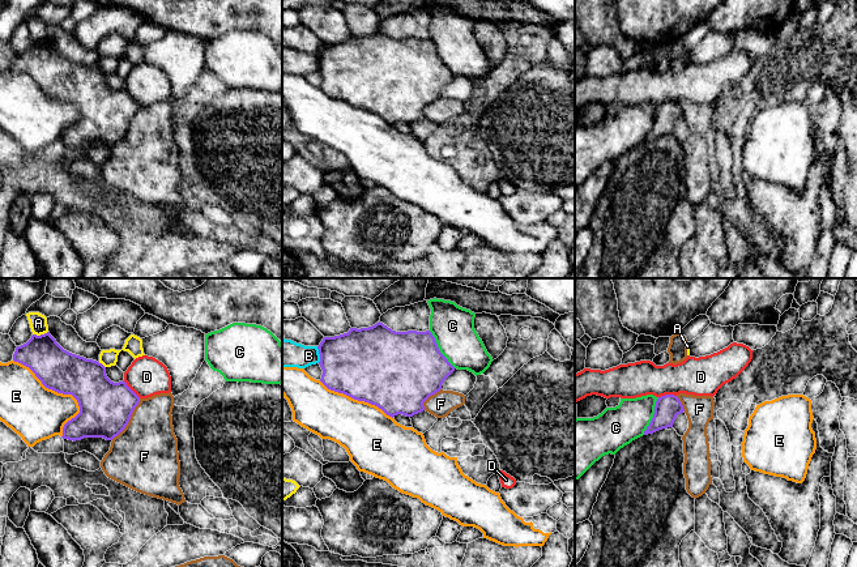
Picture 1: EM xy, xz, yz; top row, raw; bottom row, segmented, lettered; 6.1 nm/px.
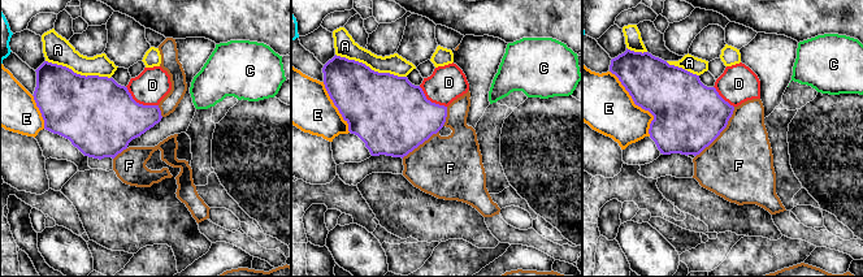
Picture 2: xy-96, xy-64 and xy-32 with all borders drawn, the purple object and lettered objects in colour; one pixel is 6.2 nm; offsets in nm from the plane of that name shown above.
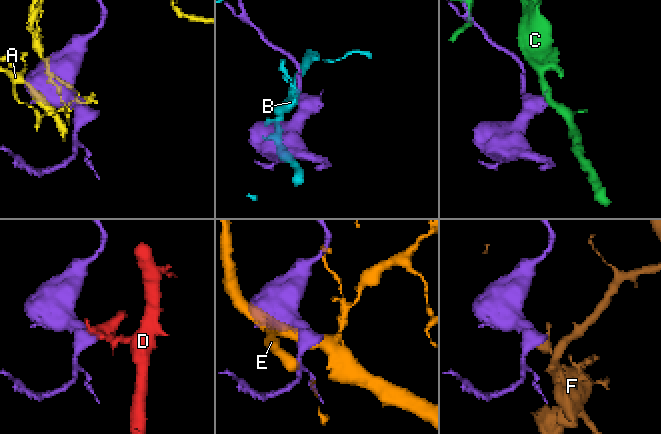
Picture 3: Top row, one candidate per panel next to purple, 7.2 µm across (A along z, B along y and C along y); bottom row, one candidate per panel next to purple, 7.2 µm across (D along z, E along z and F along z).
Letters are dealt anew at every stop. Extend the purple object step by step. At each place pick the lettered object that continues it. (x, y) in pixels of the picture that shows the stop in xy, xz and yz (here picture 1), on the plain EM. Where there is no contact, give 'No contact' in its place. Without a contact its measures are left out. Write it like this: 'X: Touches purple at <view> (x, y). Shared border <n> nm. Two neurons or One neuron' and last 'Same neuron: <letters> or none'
A: Touches purple at xy (41, 42). Shared border 100 nm. Two neurons
B: Touches purple at xz (319, 60). Shared border 110 nm. Two neurons
C: Touches purple at xz (438, 56). Shared border 280 nm. Two neurons
D: Touches purple at xy (131, 97). Shared border 160 nm. Two neurons
E: Touches purple at xy (63, 101). Shared border 550 nm. Two neurons
F: Touches purple at xy (129, 126). Shared border 320 nm. Two neurons
Same neuron: none

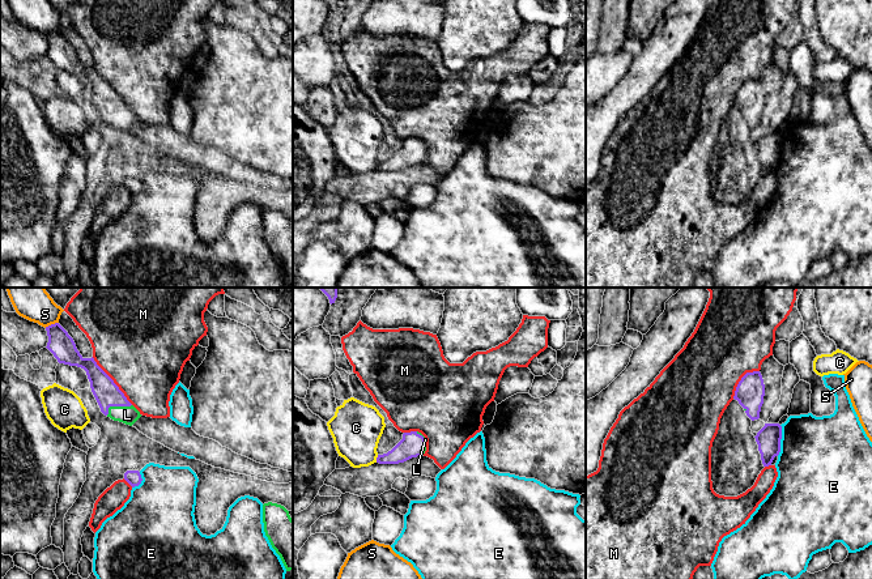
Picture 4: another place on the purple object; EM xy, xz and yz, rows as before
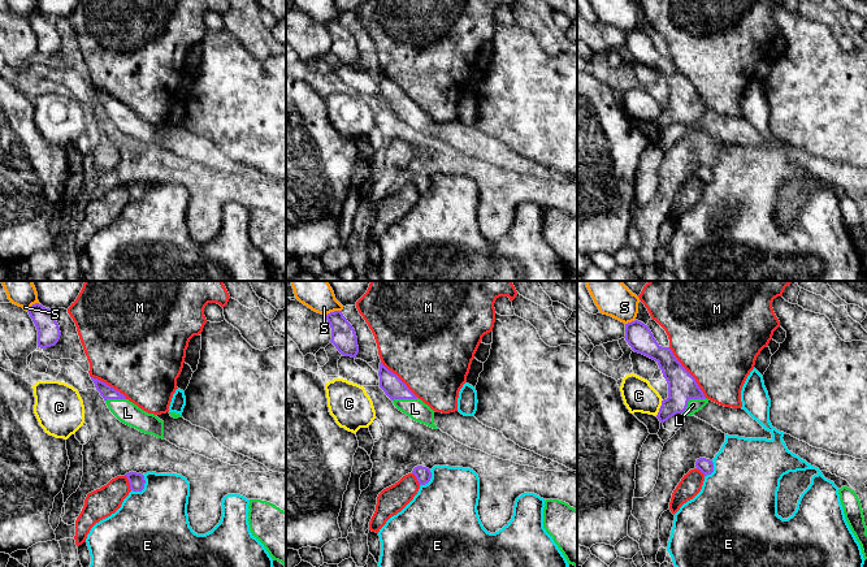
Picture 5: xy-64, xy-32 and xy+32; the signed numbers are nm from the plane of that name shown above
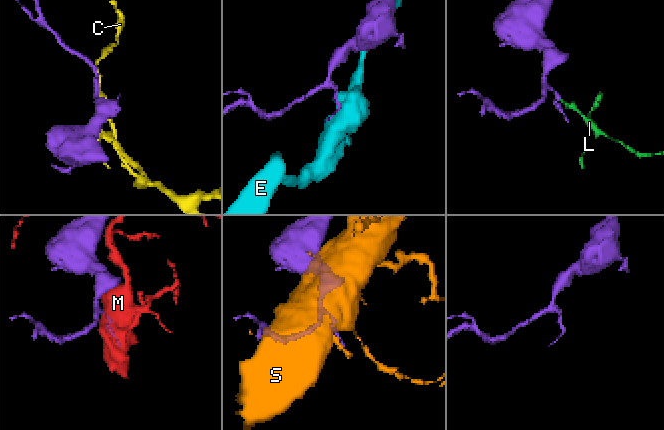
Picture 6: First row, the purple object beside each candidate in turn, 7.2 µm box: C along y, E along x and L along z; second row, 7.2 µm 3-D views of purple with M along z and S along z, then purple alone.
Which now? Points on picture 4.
C: Touches purple at xz (377, 166). Shared border 50 nm. Two neurons
E: Touches purple at yz (779, 148). Shared border 190 nm. Two neurons
L: Touches purple at xy (117, 113). Shared border 170 nm. One neuron
M: Touches purple at xy (113, 88). Shared border 380 nm. Two neurons
S: Touches purple at xy (51, 32). Shared border 90 nm. Two neurons
Same neuron: L

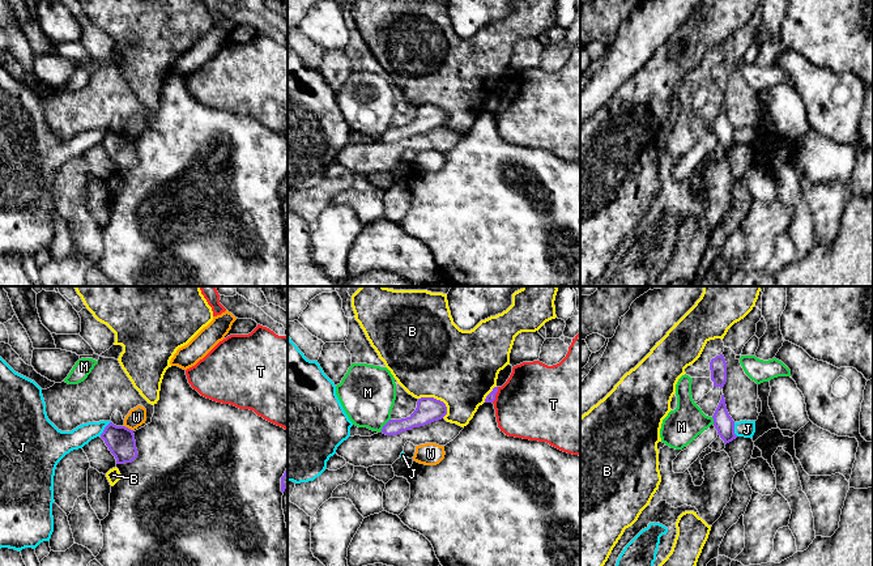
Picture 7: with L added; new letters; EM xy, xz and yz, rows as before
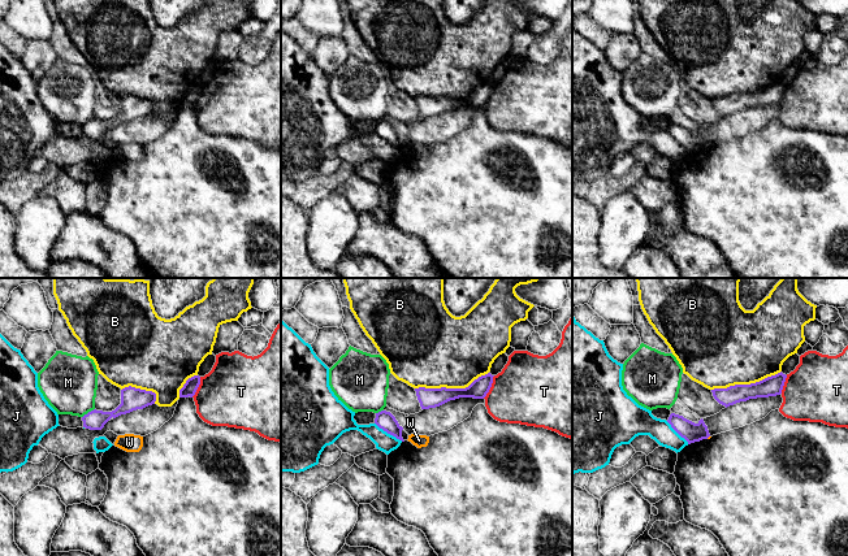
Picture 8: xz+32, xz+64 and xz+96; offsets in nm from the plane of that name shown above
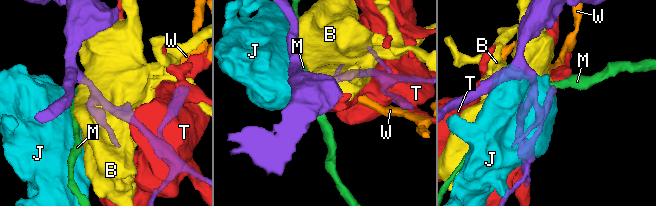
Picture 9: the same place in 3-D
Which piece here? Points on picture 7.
B: Touches purple at xz (435, 106). Shared border 200 nm. Two neurons
J: Touches purple at xy (105, 136). Shared border 120 nm. Two neurons
M: Touches purple at xz (384, 132). Shared border 110 nm. Two neurons
T: Touches purple at xz (494, 102). Shared border 100 nm. Two neurons
W: Touches purple at xy (127, 135). Shared border 70 nm. Two neurons
Same neuron: none

